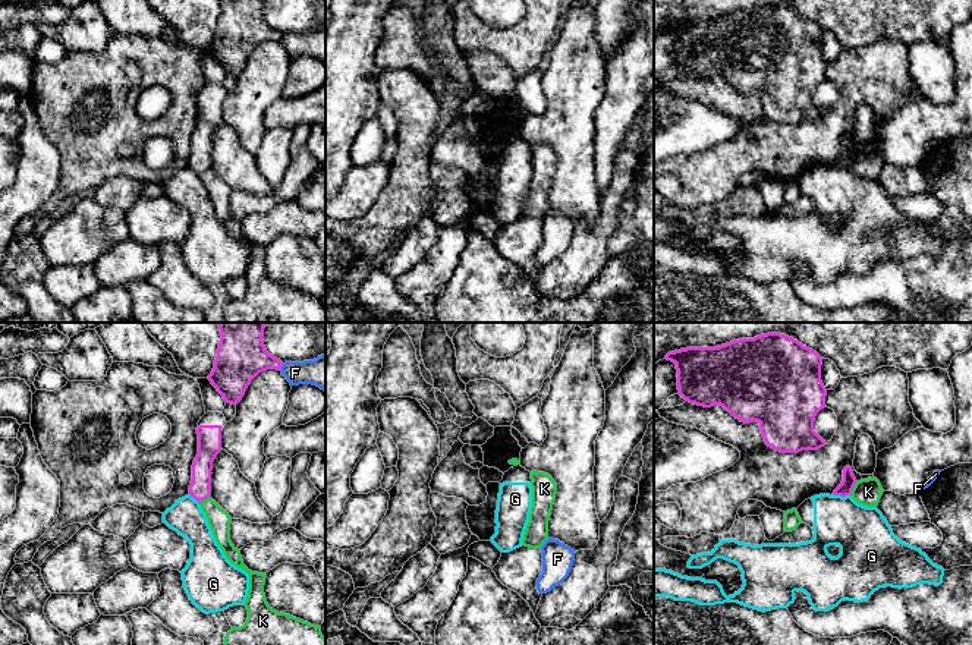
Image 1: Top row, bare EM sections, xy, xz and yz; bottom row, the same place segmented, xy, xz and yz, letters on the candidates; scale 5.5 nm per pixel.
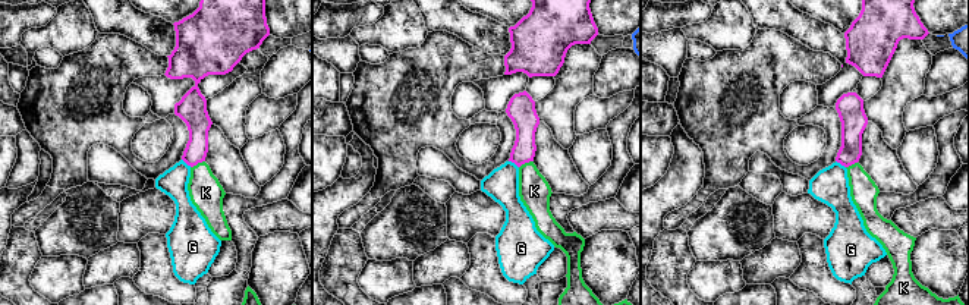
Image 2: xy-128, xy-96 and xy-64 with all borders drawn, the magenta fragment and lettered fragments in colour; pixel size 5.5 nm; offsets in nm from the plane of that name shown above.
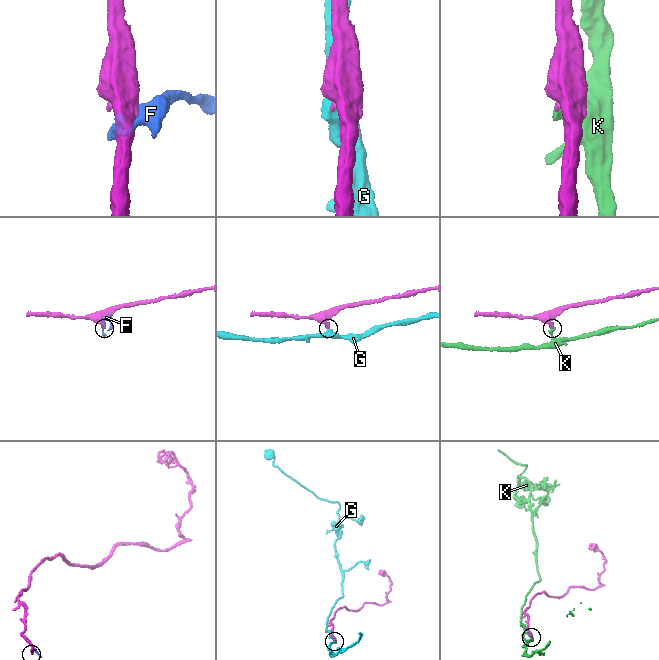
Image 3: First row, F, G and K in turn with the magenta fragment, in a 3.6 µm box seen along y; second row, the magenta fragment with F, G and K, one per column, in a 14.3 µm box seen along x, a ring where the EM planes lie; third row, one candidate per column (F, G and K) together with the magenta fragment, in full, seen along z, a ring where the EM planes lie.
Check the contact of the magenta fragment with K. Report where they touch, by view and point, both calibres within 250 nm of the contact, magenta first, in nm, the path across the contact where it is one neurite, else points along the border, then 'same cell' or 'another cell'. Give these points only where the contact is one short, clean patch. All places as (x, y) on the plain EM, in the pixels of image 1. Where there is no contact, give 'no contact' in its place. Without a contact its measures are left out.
yz (852, 160) | 80/140 nm | along yz (856, 153), (849, 166) | another cell

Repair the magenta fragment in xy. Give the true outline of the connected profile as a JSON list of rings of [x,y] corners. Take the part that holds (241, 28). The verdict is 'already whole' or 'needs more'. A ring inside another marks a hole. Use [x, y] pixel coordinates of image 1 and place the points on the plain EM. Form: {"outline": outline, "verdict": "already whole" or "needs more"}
{"outline": [[[218,0],[220,15],[211,56],[227,75],[238,76],[251,53],[262,43],[280,43],[283,34],[264,18],[264,0]]], "verdict": "already whole"}

